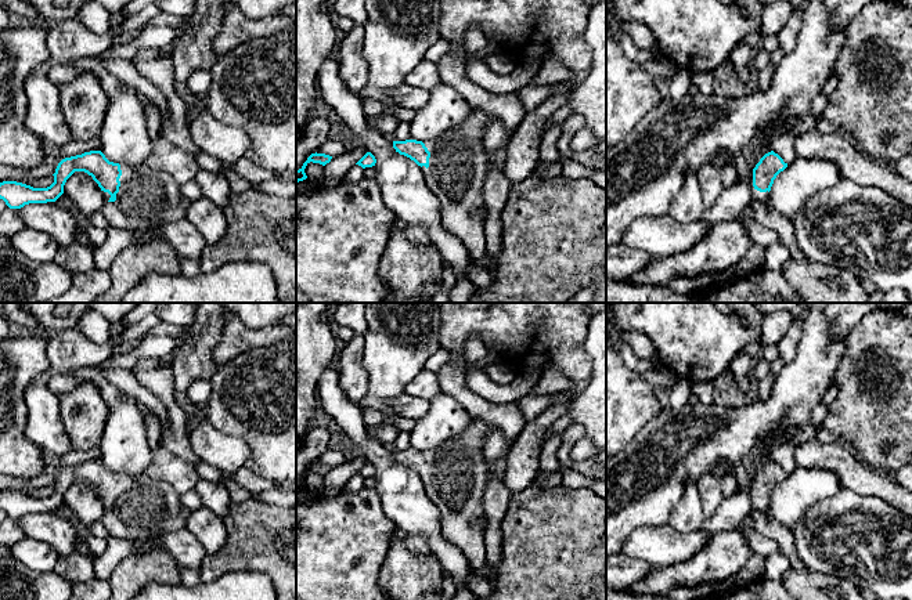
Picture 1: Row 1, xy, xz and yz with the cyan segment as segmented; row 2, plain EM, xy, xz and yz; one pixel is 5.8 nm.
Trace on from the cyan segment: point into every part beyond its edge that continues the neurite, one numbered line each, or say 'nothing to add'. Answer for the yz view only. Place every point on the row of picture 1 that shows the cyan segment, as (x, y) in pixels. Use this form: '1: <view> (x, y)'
1: yz (761, 197)

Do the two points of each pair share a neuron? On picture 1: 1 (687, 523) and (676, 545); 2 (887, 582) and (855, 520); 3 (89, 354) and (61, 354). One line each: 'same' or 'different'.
1: different
2: same
3: same

